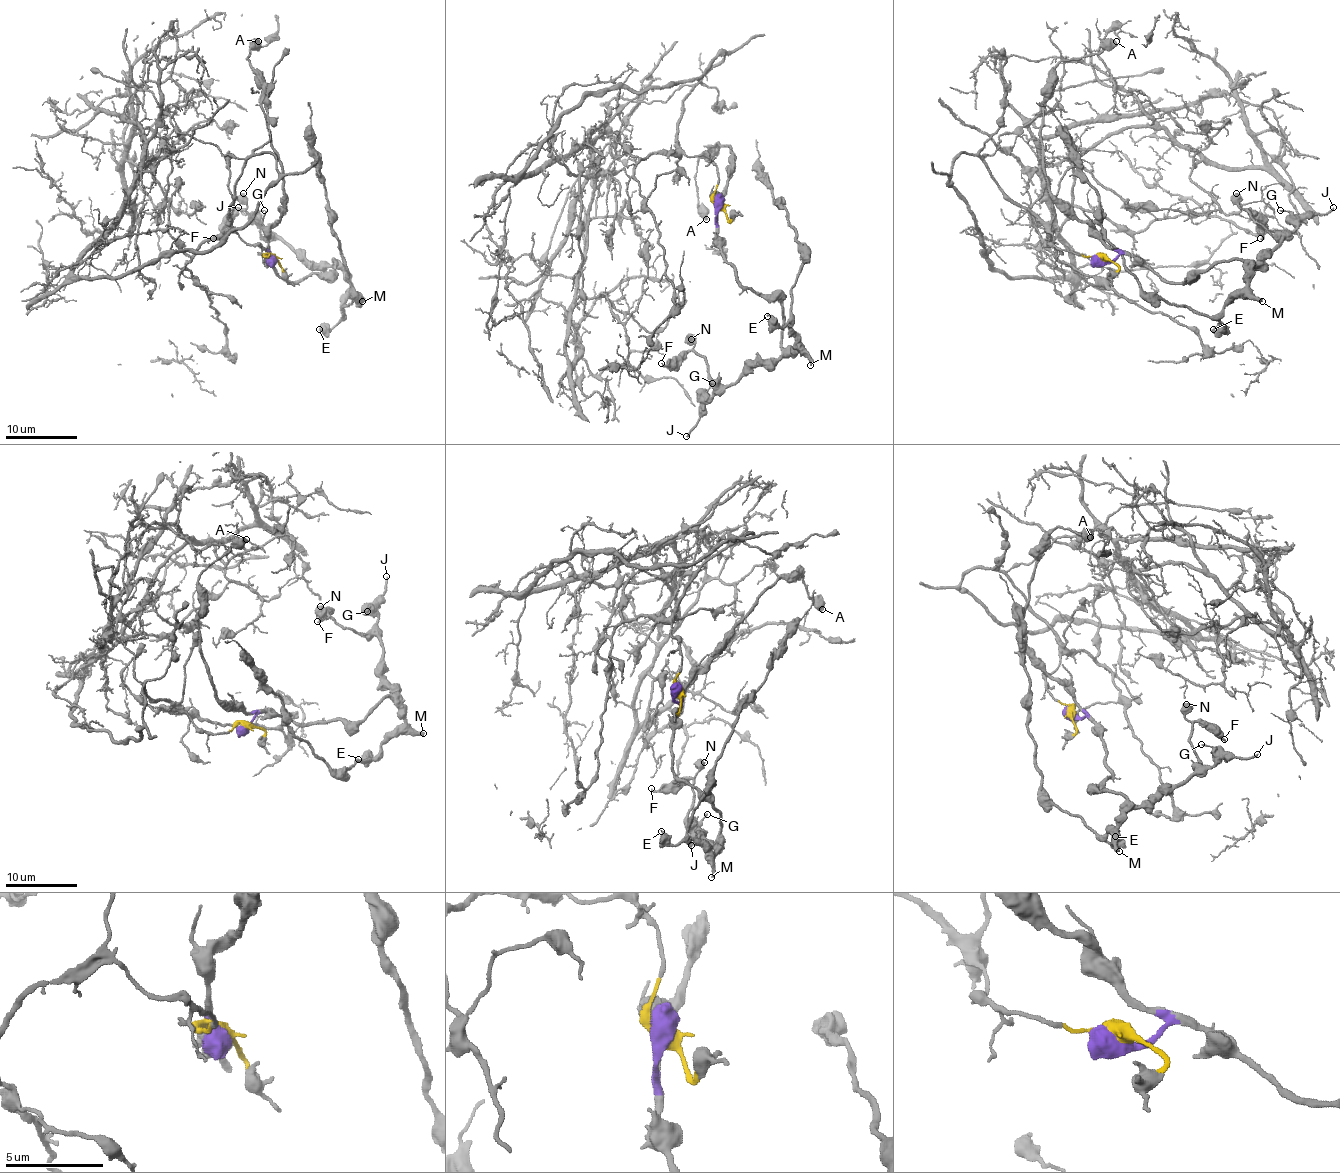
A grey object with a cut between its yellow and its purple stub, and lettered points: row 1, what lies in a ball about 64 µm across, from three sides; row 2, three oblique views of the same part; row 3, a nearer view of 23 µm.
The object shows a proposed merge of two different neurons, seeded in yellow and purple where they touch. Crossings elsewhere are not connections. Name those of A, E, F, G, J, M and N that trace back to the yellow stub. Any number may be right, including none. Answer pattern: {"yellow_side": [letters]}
{"yellow_side": []}

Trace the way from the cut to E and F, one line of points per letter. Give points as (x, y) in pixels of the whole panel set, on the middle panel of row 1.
E: (720, 205), (720, 255), (744, 287), (781, 305), (781, 344), (799, 349), (790, 324), (767, 315)
F: (720, 205), (720, 255), (744, 287), (781, 305), (781, 356), (719, 385), (692, 351), (662, 363)

